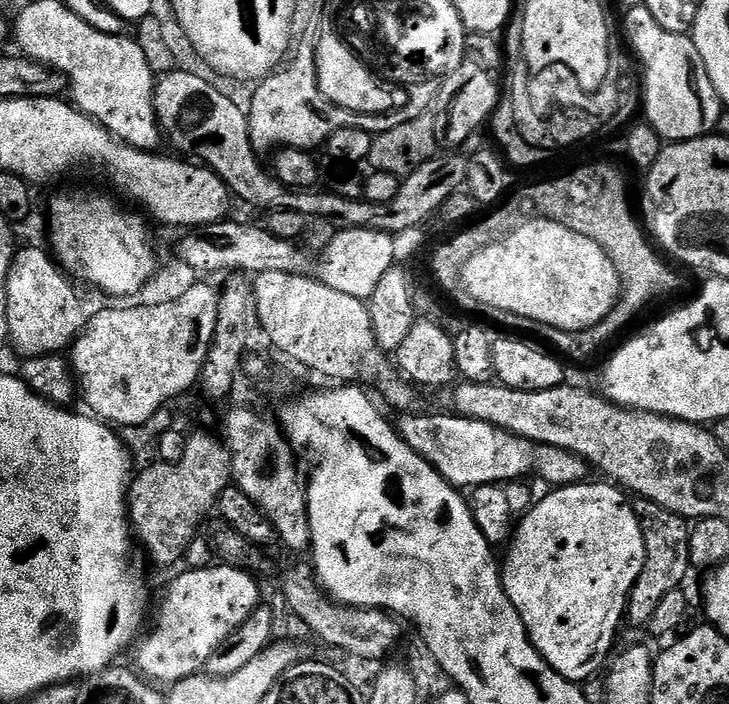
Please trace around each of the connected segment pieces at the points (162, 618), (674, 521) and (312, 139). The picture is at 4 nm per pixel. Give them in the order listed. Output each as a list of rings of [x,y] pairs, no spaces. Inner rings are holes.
[[[217,563],[204,569],[184,570],[181,576],[174,577],[161,594],[160,601],[157,604],[155,601],[148,636],[147,632],[141,635],[134,645],[135,667],[150,679],[157,680],[152,682],[163,686],[197,675],[207,665],[214,650],[218,650],[218,646],[222,646],[222,642],[226,642],[226,638],[230,638],[230,634],[234,634],[261,603],[260,588],[250,573]]]
[[[637,499],[634,507],[642,526],[642,538],[646,542],[646,562],[642,566],[642,574],[638,574],[628,595],[626,620],[634,627],[643,629],[650,622],[650,618],[654,618],[654,609],[662,603],[662,598],[666,598],[670,590],[681,587],[688,572],[690,573],[690,524],[685,517],[658,506],[652,500]]]
[[[309,37],[298,43],[291,58],[279,70],[257,83],[252,101],[246,104],[248,143],[257,154],[275,153],[282,148],[313,150],[327,145],[334,126],[341,123],[341,113],[331,107],[320,93],[316,77],[316,57],[310,51]]]

